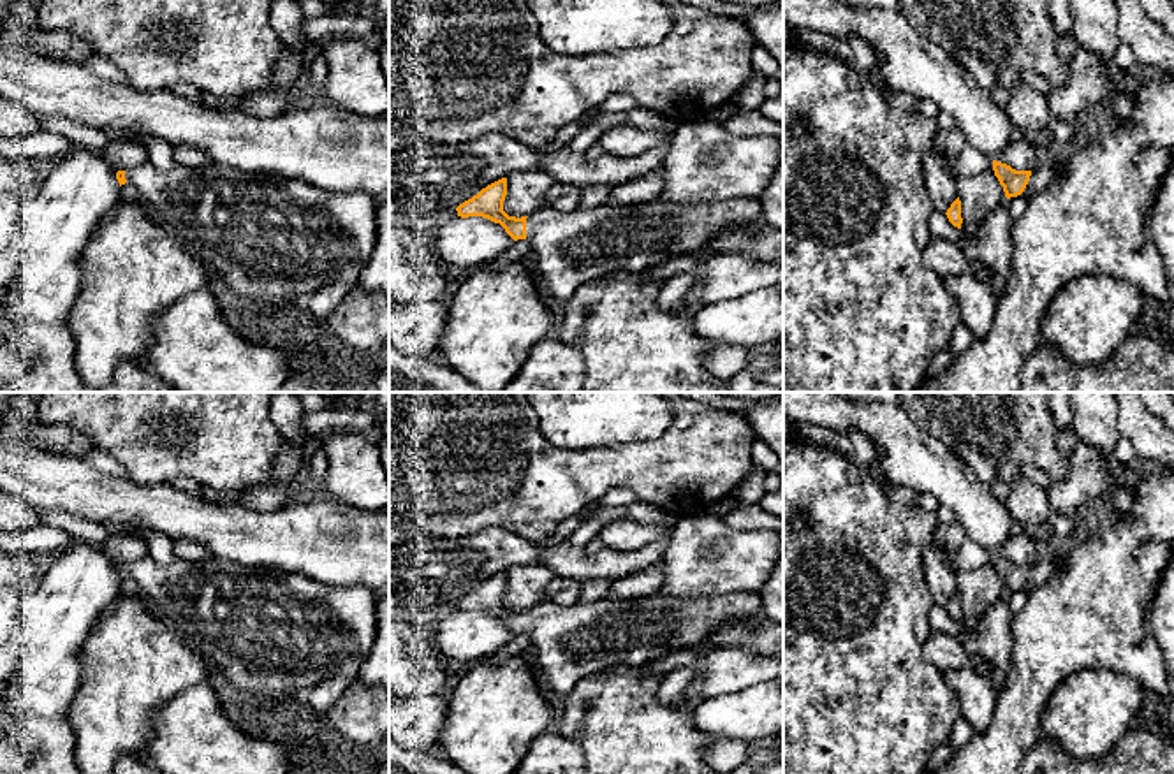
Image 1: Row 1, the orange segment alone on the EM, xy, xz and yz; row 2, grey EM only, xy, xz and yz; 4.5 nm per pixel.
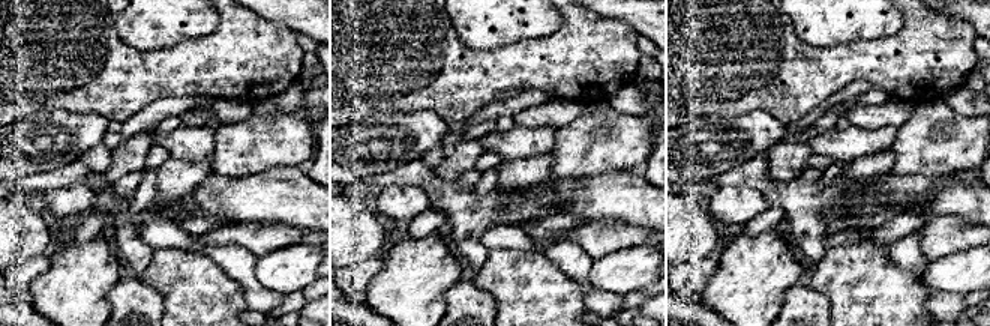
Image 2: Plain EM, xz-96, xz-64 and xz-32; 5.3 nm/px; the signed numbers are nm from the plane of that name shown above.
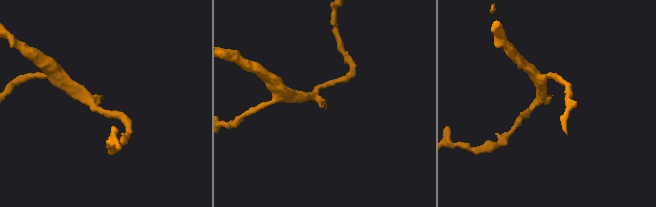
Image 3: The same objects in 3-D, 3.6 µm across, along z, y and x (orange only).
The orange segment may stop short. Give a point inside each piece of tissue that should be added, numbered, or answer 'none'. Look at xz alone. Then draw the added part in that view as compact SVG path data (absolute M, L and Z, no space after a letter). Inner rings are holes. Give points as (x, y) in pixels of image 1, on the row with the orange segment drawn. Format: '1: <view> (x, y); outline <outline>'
1: xz (567, 248); outline M658 195L653 201L621 208L609 202L595 208L577 208L576 211L544 206L526 218L528 260L544 296L567 304L583 283L613 273L642 273L672 255L708 259L713 255L708 250L709 241L723 225L730 223L741 227L762 223L759 199L674 204Z

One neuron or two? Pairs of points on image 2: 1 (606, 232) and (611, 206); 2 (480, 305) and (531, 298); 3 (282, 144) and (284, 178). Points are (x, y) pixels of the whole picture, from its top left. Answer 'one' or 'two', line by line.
1: two
2: two
3: two

